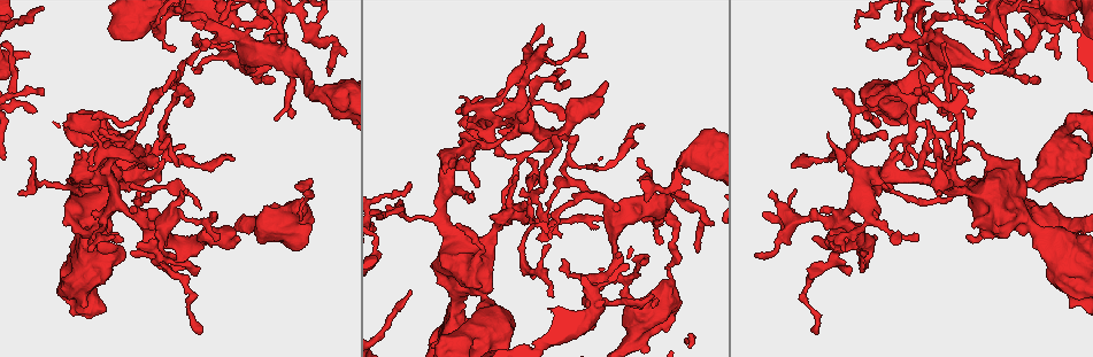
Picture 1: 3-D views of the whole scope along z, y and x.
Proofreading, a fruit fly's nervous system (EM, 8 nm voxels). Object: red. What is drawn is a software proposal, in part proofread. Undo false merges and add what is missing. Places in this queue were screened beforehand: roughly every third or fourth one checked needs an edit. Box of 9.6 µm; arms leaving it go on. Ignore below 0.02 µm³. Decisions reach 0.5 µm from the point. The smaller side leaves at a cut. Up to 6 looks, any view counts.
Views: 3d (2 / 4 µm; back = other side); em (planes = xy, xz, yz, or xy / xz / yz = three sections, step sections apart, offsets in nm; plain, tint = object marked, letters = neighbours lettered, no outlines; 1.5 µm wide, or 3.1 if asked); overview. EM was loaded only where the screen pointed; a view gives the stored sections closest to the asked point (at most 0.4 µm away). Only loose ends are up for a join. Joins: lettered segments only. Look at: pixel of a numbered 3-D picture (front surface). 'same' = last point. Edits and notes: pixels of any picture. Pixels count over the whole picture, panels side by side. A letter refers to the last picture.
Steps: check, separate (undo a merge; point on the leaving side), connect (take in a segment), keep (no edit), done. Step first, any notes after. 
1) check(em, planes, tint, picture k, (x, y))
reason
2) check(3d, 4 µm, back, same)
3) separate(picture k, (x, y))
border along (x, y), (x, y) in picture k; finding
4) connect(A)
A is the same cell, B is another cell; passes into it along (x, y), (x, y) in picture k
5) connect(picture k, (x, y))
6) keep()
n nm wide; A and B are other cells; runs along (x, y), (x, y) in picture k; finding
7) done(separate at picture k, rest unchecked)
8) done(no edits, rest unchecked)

check(em, planes, letters, picture 1, (181, 192))
branch stops here

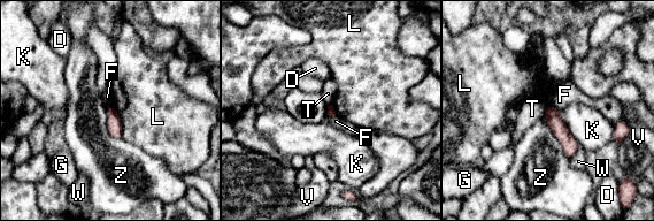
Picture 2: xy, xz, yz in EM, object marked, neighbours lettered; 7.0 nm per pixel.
keep()
D, F, G, K, L, T, V, W and Z are other cells; border along (543, 116), (562, 150), (570, 158) in picture 2; no lettered segment goes on from it

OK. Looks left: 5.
check(em, 3.1 µm, planes, tint, picture 1, (602, 221))

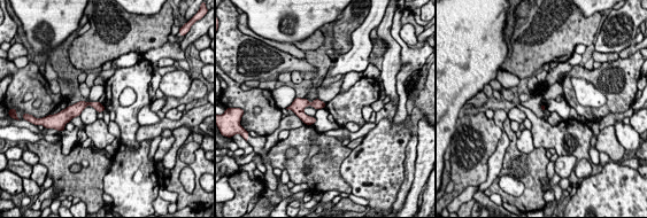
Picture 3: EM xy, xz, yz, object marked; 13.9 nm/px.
check(em, 3.1 µm, planes, letters, same)

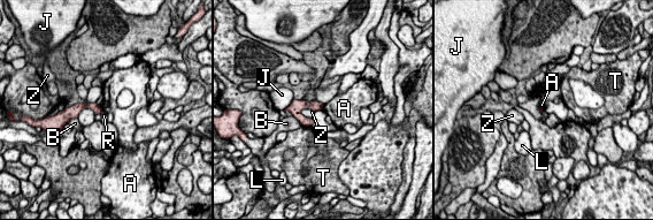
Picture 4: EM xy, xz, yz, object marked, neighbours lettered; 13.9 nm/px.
keep()
A, B, J, L, R, T and Z are other cells; border along (100, 106), (104, 111) in picture 4; none of them fits

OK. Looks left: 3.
check(3d, 4 µm, picture 1, (328, 74))
an open end

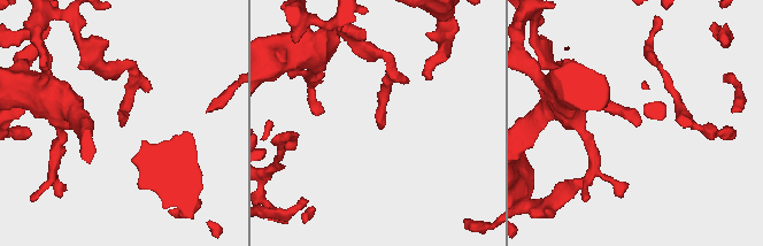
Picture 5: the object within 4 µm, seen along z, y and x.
check(em, xy, step 4, letters, picture 5, (638, 122))

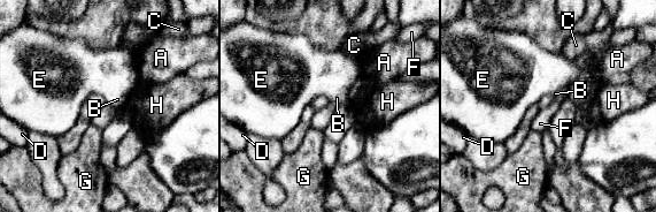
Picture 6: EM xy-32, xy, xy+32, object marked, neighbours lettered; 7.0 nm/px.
check(em, planes, letters, same)
cut it another way

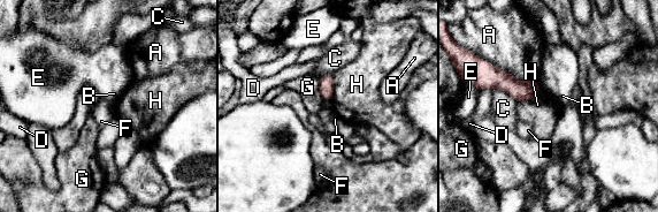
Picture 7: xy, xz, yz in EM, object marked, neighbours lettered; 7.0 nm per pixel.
keep()
A, B, C, D, E, F, G and H are other cells; no lettered segment goes on from it

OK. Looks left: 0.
done(no edits, rest unchecked)

